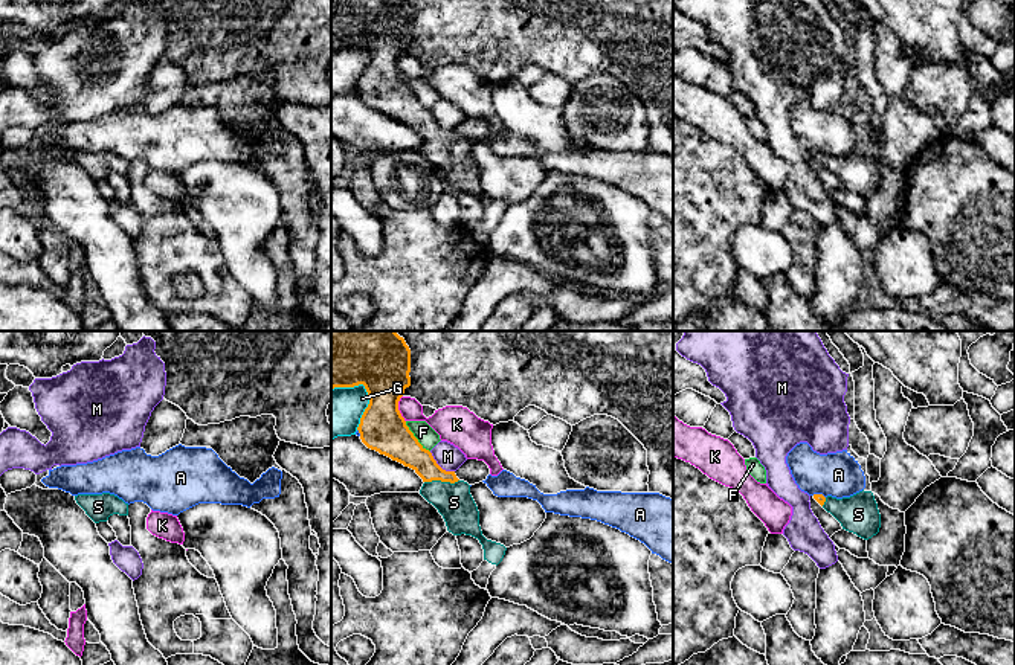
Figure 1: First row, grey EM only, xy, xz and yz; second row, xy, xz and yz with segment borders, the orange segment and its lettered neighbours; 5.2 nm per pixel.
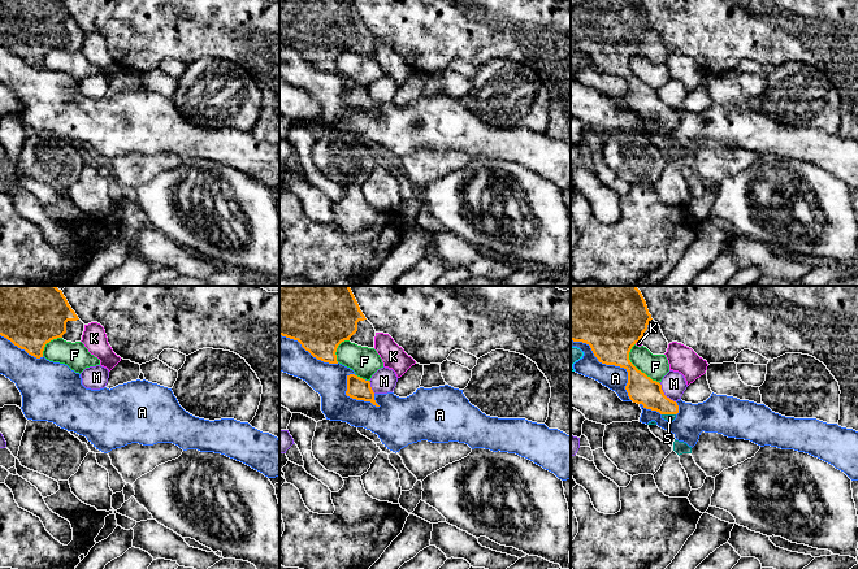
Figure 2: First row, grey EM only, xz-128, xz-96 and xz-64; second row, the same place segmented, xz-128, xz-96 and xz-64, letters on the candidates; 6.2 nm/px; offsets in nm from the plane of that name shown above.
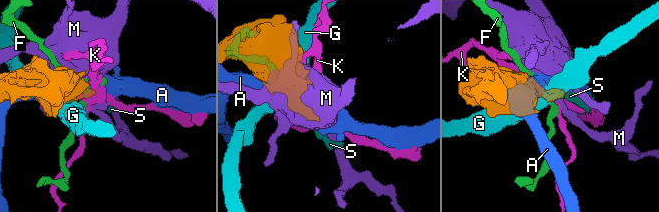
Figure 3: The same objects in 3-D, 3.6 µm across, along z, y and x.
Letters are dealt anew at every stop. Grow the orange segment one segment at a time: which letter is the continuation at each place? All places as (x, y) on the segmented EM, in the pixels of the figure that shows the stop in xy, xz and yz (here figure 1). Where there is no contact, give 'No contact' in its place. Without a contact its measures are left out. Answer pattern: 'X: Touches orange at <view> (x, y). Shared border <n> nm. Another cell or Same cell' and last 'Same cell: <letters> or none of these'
A: Touches orange at yz (818, 494). Shared border 70 nm. Another cell
F: Touches orange at xz (414, 436). Shared border 220 nm. Another cell
G: Touches orange at xz (367, 391). Shared border 260 nm. Another cell
K: Touches orange at xz (397, 409). Shared border 140 nm. Another cell
M: Touches orange at xz (438, 465). Shared border 170 nm. Another cell
S: Touches orange at xz (441, 481). Shared border 180 nm. Same cell
Same cell: S

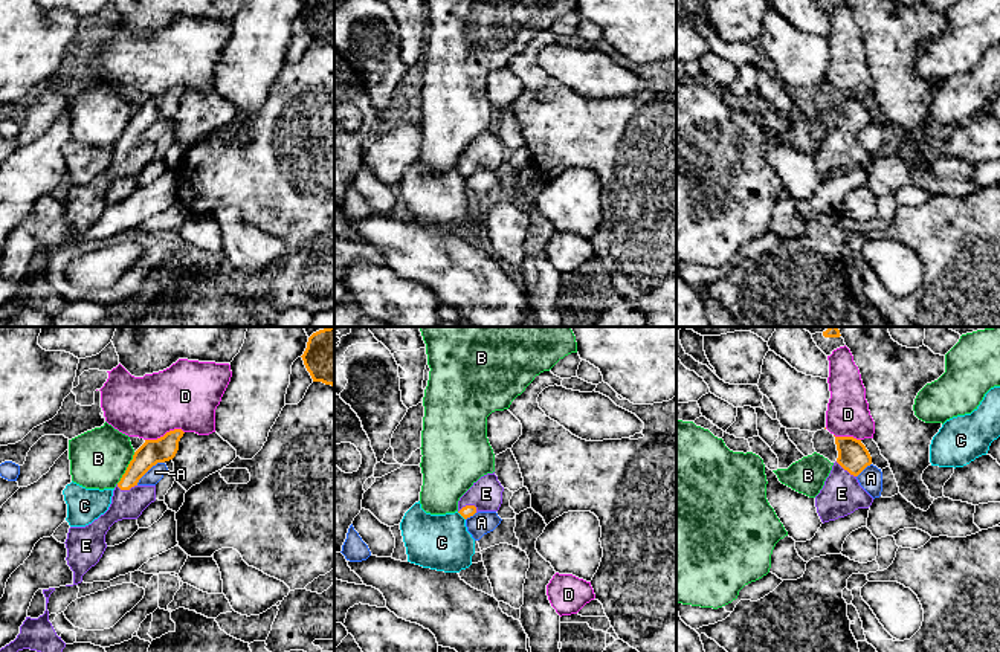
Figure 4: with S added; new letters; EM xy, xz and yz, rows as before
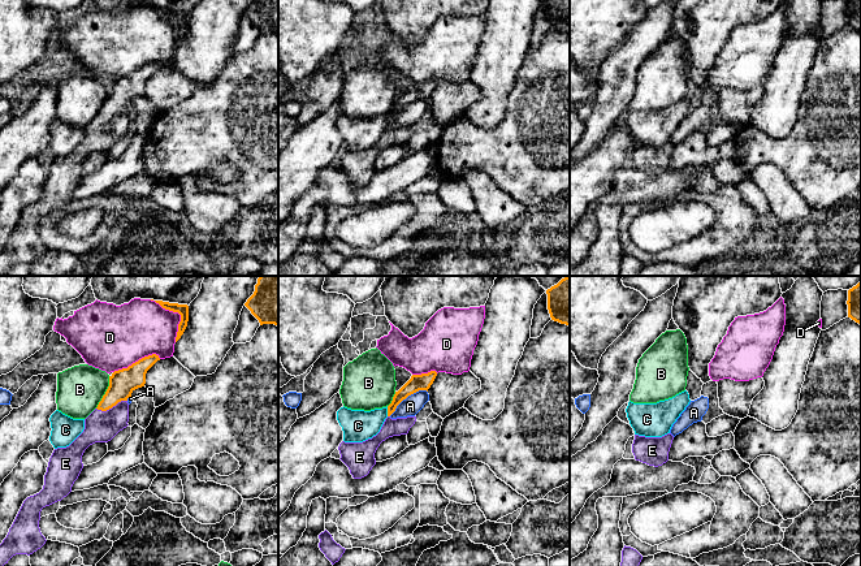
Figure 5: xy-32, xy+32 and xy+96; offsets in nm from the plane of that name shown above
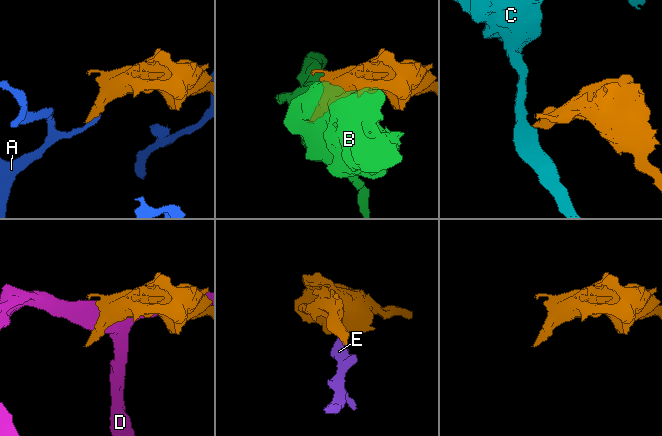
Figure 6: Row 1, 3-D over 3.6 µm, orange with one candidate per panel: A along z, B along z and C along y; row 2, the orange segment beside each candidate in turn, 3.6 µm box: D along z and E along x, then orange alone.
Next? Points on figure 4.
A: Touches orange at xy (148, 469). Shared border 200 nm. Another cell
B: Touches orange at xy (127, 468). Shared border 190 nm. Another cell
C: Touches orange at xz (461, 515). Shared border 60 nm. Another cell
D: Touches orange at xy (165, 434). Shared border 220 nm. Another cell
E: Touches orange at xz (467, 506). Shared border 110 nm. Same cell
Same cell: E

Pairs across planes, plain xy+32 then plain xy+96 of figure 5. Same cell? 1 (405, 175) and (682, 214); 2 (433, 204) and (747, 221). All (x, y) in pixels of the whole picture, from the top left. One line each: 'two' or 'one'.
1: two
2: one

